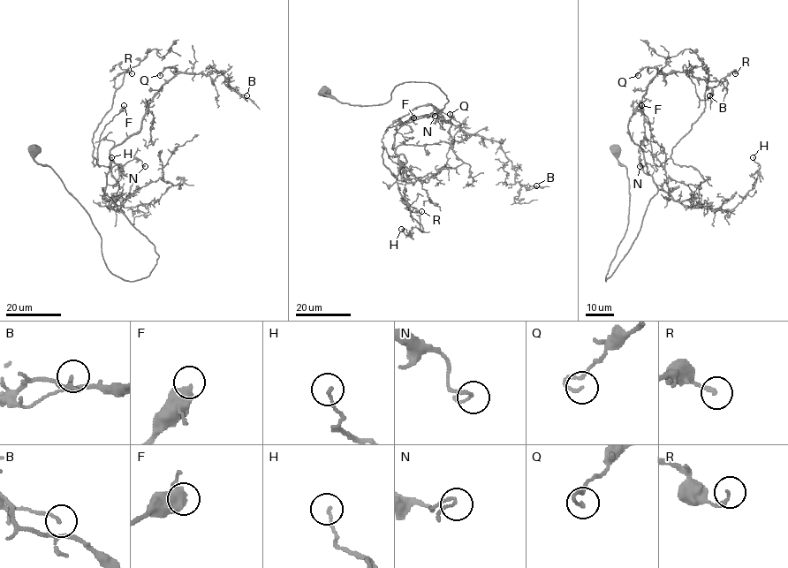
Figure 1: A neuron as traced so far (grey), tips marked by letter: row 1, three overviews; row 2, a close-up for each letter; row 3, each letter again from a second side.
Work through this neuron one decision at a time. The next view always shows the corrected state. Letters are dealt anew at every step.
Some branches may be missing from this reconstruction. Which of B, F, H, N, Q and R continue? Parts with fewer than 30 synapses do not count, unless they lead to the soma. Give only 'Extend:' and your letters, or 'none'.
Extend: none

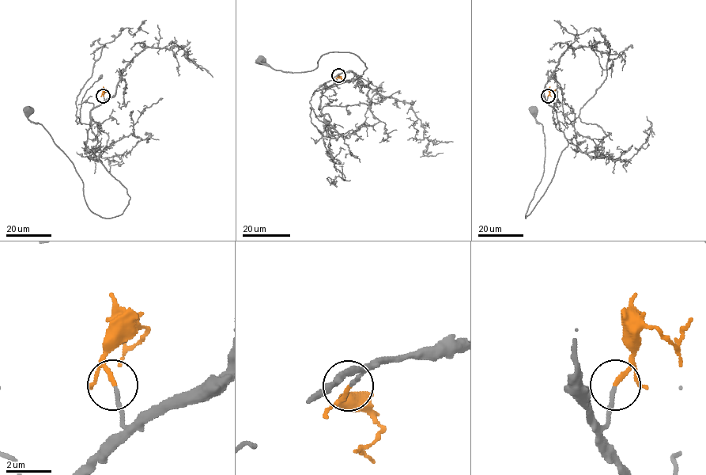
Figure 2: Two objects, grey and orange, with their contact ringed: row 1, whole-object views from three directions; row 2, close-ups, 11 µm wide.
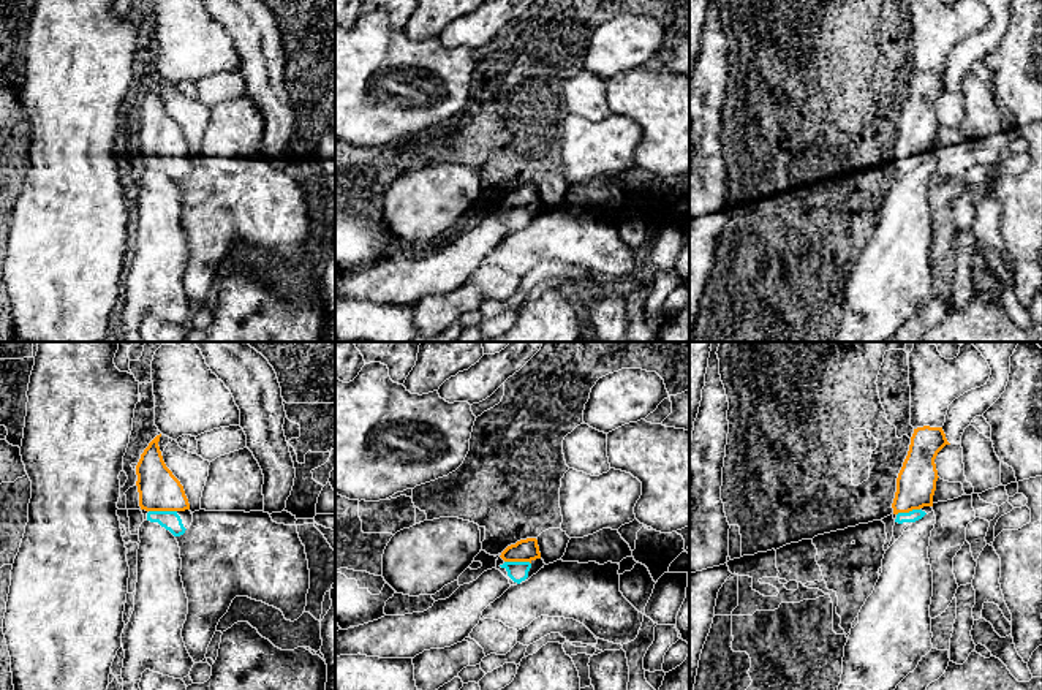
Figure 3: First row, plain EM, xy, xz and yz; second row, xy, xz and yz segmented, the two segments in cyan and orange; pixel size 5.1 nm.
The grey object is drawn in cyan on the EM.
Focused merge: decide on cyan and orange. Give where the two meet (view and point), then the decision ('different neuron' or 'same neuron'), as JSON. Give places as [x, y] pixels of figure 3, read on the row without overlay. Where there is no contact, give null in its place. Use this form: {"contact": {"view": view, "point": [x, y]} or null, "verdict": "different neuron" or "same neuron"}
{"contact": {"view": "xy", "point": [163, 157]}, "verdict": "same neuron"}

